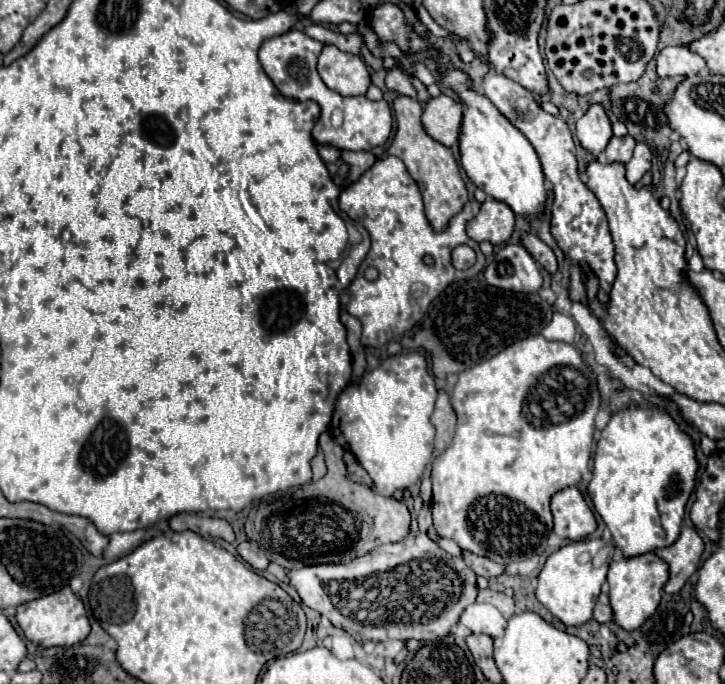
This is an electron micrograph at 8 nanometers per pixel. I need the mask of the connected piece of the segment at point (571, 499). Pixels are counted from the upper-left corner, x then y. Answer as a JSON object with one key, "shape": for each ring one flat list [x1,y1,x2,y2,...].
{"shape":[[576,486,556,492,550,500,554,516,554,534,566,540,582,540,596,530,596,518,592,508]]}

